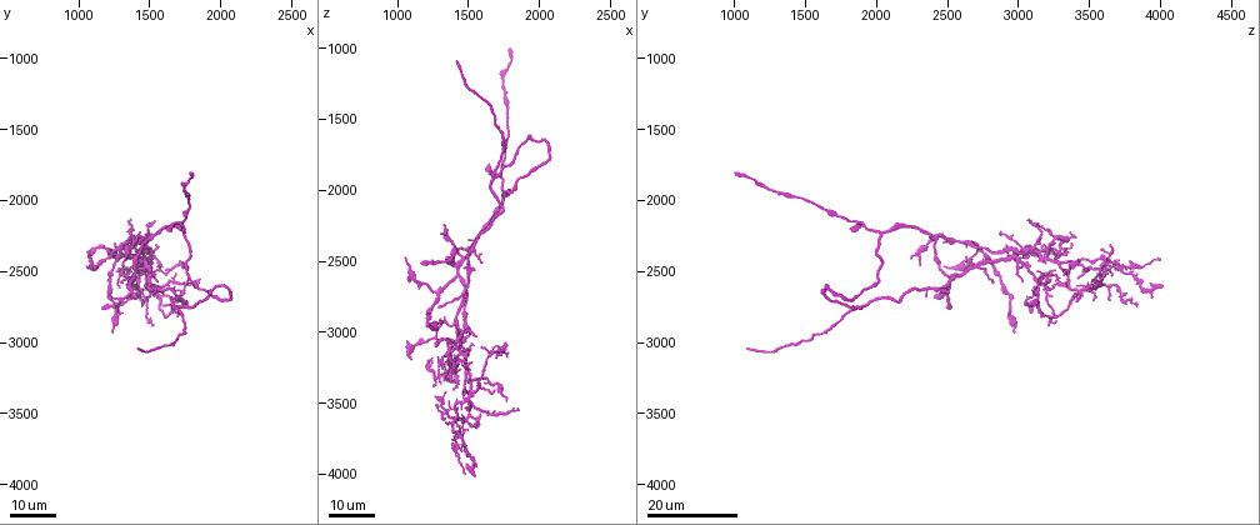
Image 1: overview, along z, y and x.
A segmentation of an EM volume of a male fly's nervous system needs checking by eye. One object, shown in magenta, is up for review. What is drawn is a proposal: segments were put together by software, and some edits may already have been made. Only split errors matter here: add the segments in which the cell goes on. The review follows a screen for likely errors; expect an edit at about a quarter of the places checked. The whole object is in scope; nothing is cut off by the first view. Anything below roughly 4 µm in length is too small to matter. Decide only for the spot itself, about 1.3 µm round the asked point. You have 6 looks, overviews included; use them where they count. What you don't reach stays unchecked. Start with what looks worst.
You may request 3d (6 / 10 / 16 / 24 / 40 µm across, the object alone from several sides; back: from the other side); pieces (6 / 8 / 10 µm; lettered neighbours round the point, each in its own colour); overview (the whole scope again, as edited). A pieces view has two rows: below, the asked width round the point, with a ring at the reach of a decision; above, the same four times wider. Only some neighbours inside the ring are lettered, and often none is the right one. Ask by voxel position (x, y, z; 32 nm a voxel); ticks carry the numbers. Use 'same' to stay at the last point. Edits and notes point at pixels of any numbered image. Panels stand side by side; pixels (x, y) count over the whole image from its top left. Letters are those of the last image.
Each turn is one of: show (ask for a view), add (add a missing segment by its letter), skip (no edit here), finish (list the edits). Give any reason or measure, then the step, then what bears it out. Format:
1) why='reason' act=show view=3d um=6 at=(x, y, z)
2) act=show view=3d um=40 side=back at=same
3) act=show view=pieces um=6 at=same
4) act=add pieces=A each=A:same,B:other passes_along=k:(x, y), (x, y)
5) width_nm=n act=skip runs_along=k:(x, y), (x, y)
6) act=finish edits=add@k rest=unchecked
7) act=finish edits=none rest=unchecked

why='thin end' act=show view=3d um=16 at=(1420, 3060, 1080)

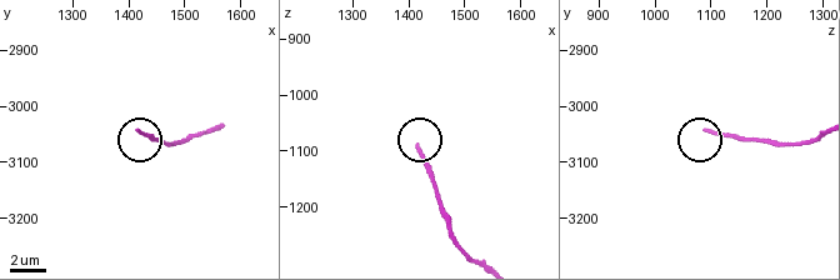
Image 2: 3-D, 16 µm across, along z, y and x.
act=show view=pieces um=6 at=(1420, 3045, 1095)

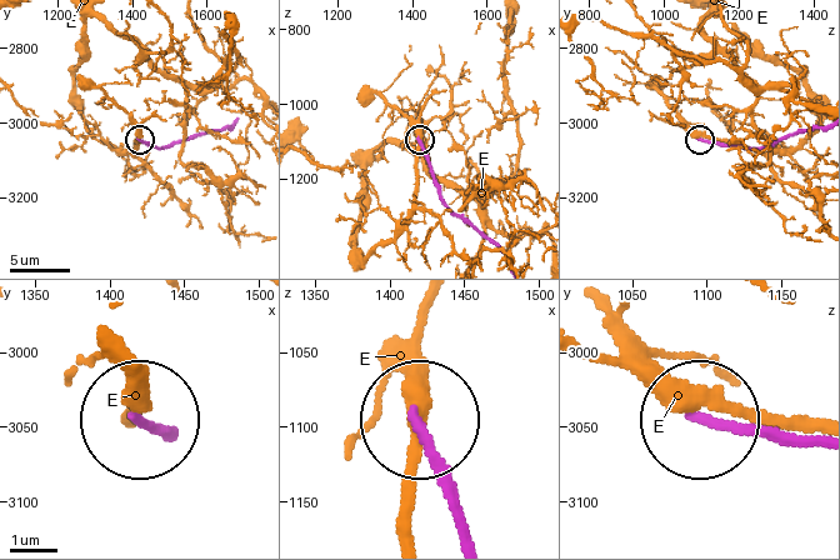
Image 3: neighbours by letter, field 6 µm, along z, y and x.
act=skip each=E:other runs_along=3:(814, 448), (699, 424) found='no lettered segment goes on from it'

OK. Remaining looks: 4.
why='end of a long branch' act=show view=3d um=16 at=(1240, 2920, 2960)

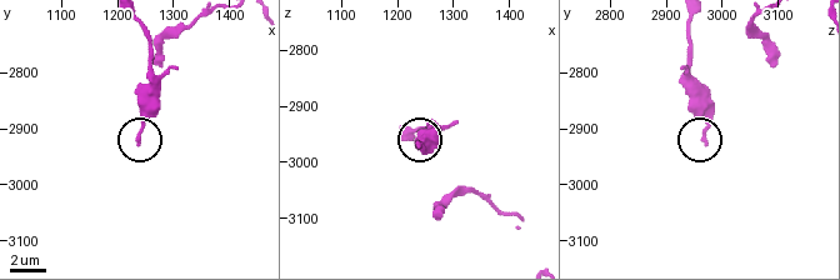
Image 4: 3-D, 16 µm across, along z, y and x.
act=show view=pieces um=8 at=(1240, 2925, 2970)

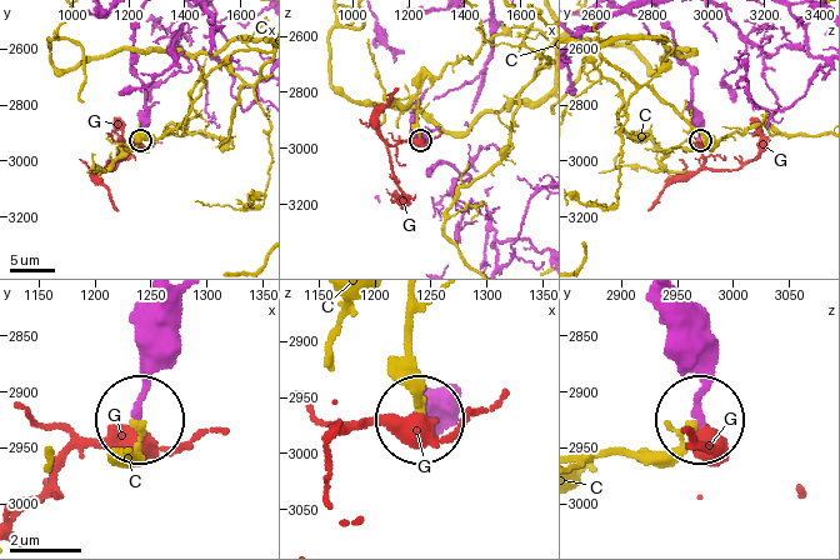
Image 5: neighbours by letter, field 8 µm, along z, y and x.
width_nm=220 act=skip each=C:other,G:other runs_along=5:(666, 306), (669, 343), (701, 388), (701, 420) found='no lettered segment goes on from it'

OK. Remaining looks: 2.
why='an open end' act=show view=3d um=24 at=(1660, 2720, 3400)

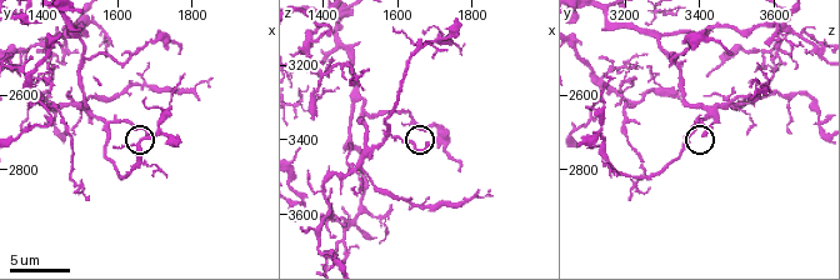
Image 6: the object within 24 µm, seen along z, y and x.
why='what lies round it' act=show view=pieces um=6 at=(1680, 2710, 3410)

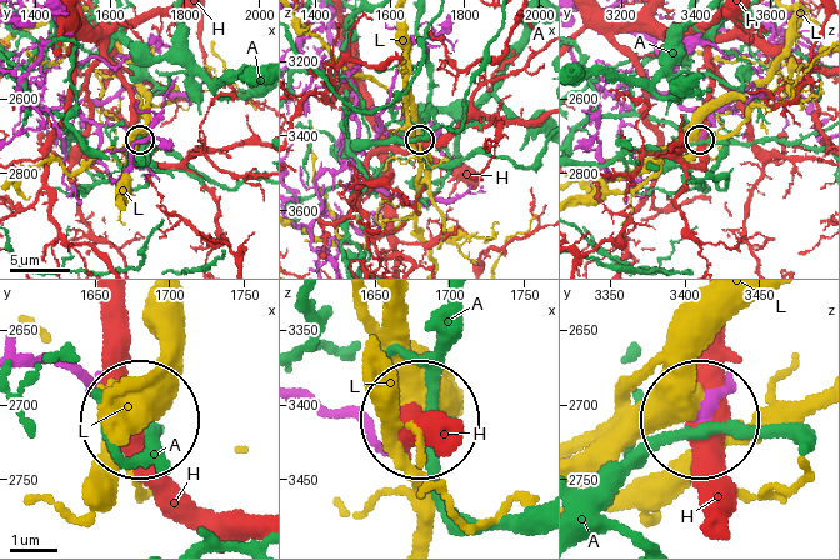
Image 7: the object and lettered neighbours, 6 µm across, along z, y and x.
act=skip each=A:other,H:other,L:other found='no lettered segment goes on from it'

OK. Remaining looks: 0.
act=finish edits=none rest=unchecked

